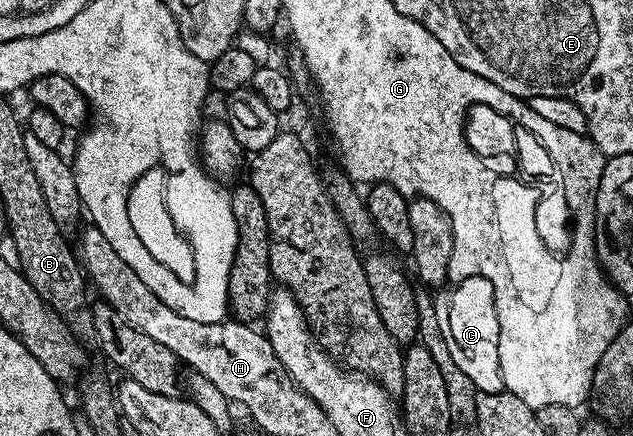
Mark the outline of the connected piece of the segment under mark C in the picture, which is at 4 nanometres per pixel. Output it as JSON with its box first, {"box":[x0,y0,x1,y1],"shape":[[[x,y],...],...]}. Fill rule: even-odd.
{"box":[433,275,503,392],"shape":[[[477,275],[459,279],[450,286],[439,290],[433,296],[436,321],[440,321],[440,333],[444,337],[444,345],[448,345],[448,353],[452,353],[452,361],[456,361],[456,365],[460,365],[460,370],[466,374],[468,381],[472,381],[475,392],[501,391],[503,385],[498,348],[500,321],[494,304],[492,281]]]}

